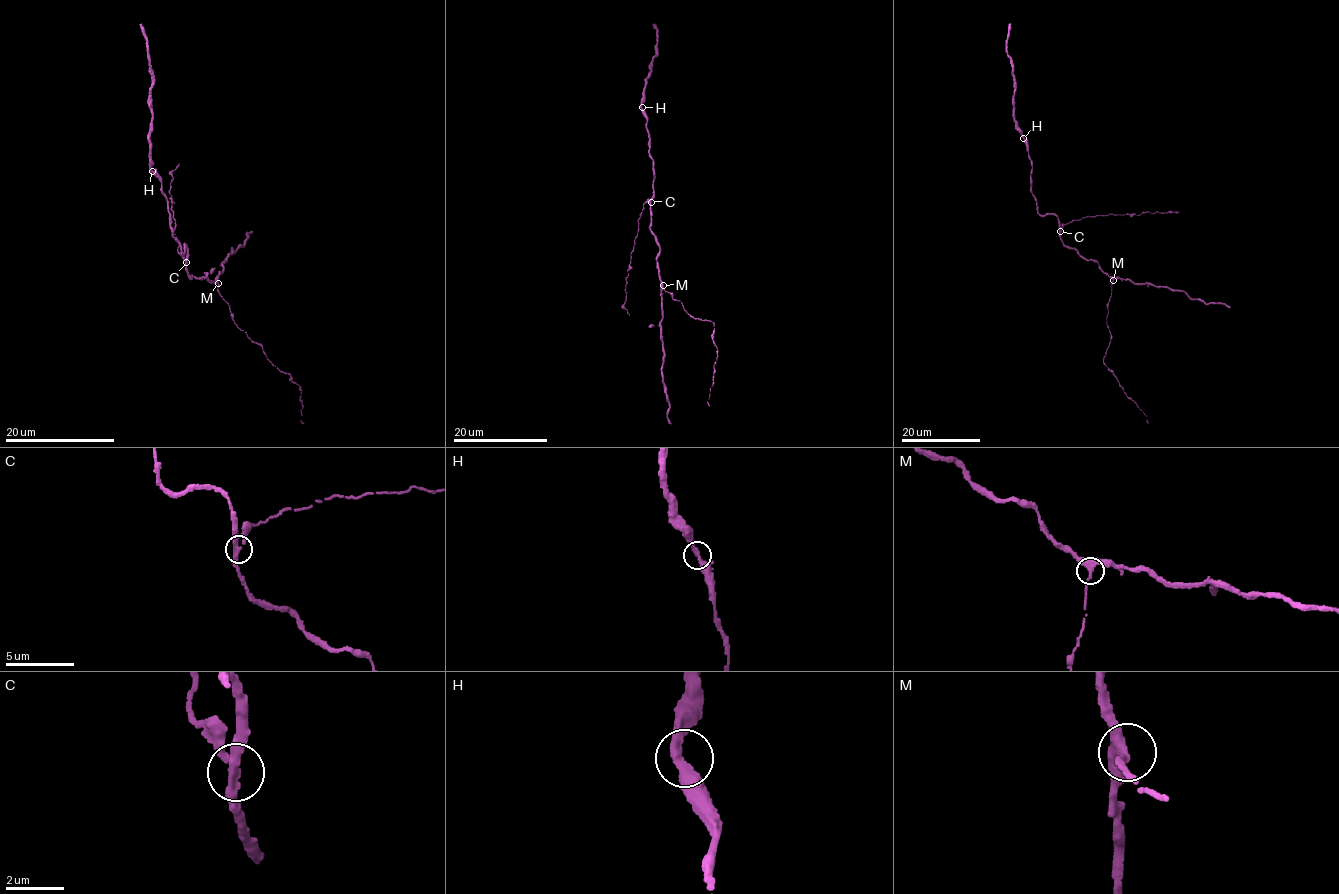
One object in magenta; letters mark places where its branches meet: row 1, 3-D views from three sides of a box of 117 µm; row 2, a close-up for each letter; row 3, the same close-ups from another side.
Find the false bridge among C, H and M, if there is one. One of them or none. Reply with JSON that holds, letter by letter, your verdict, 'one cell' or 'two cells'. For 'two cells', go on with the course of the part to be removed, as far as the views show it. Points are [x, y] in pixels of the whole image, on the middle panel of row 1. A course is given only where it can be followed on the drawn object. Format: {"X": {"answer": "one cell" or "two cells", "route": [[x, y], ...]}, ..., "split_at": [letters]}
{"C": {"answer": "two cells", "route": [[651, 202], [643, 204], [637, 219], [638, 232], [627, 271], [626, 300], [623, 305], [629, 315]]}, "H": {"answer": "one cell"}, "M": {"answer": "one cell"}, "split_at": ["C"]}

